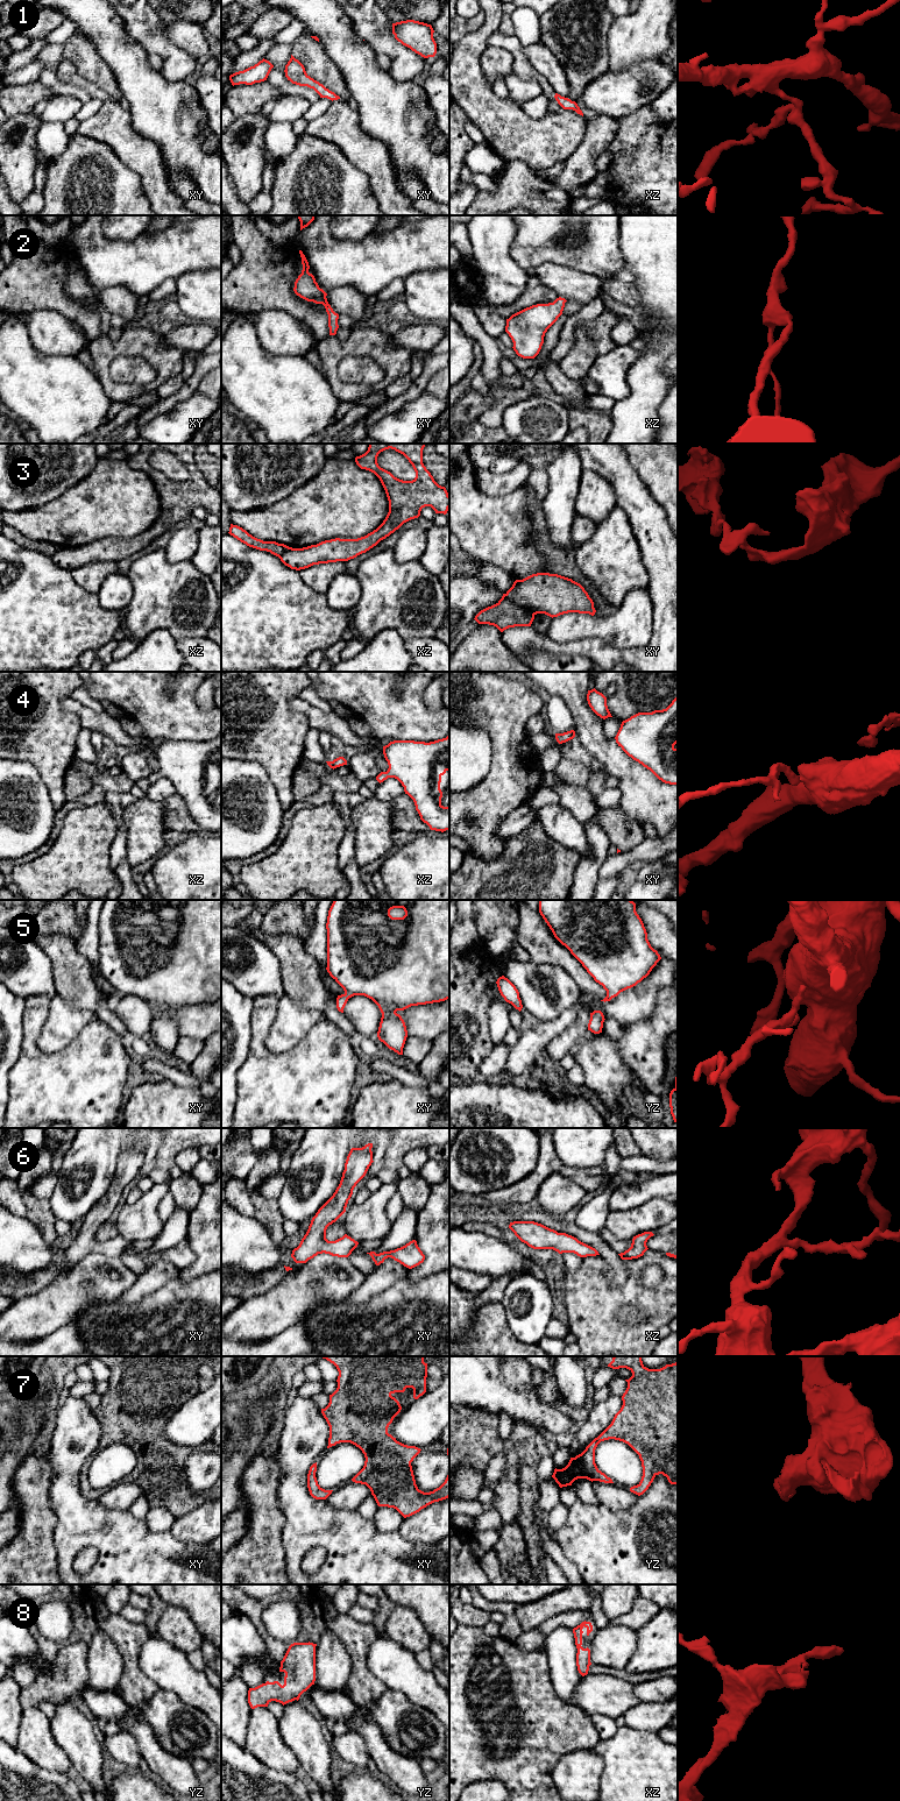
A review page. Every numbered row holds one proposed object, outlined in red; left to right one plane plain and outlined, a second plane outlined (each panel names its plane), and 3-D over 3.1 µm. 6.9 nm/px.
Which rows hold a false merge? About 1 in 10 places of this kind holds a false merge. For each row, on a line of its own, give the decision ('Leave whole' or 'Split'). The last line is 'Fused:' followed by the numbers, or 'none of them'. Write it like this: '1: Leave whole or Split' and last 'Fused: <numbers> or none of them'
1: Leave whole
2: Leave whole
3: Split
4: Leave whole
5: Leave whole
6: Leave whole
7: Leave whole
8: Leave whole
Fused: 3

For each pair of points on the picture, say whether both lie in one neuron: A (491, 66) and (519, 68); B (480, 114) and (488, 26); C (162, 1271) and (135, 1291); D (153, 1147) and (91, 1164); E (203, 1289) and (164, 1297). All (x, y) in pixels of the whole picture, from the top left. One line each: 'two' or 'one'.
A: two
B: one
C: one
D: one
E: one

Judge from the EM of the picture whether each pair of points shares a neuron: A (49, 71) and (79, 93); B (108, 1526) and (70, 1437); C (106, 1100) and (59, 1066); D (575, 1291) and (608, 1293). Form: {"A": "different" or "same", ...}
{"A": "same", "B": "same", "C": "same", "D": "same"}

